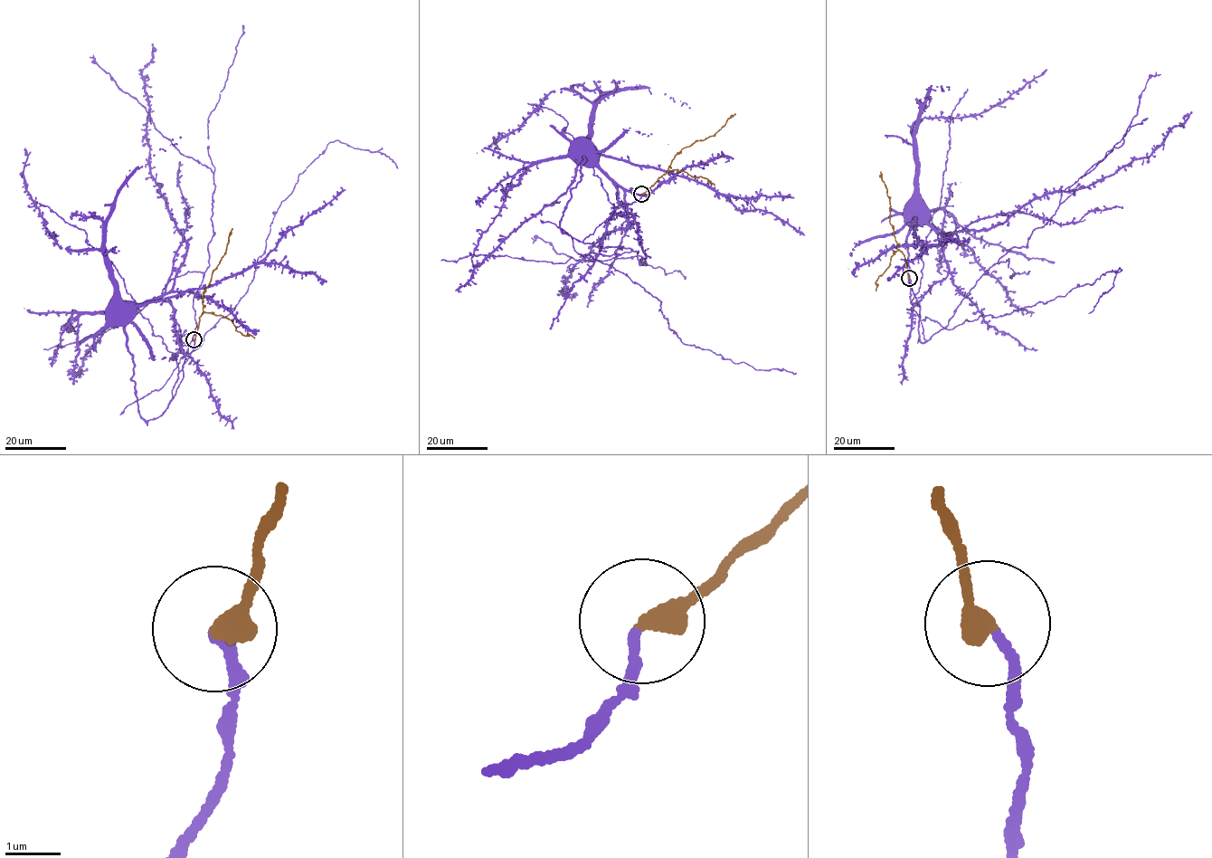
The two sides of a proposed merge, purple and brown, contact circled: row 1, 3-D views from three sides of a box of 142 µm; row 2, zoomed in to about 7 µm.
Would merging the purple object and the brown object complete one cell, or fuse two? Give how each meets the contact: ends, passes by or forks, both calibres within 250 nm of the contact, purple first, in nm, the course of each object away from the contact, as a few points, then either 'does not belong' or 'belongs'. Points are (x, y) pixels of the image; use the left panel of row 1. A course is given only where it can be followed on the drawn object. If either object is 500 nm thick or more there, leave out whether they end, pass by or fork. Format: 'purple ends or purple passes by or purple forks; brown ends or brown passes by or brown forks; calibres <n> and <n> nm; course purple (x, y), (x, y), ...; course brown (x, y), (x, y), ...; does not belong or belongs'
purple ends; brown ends; calibres 160 and 420 nm; course purple (194, 340), (167, 407), (146, 420), (131, 378), (133, 355), (124, 327), (110, 313); course brown (194, 339), (199, 317), (203, 312), (203, 292), (224, 253), (231, 228); belongs

